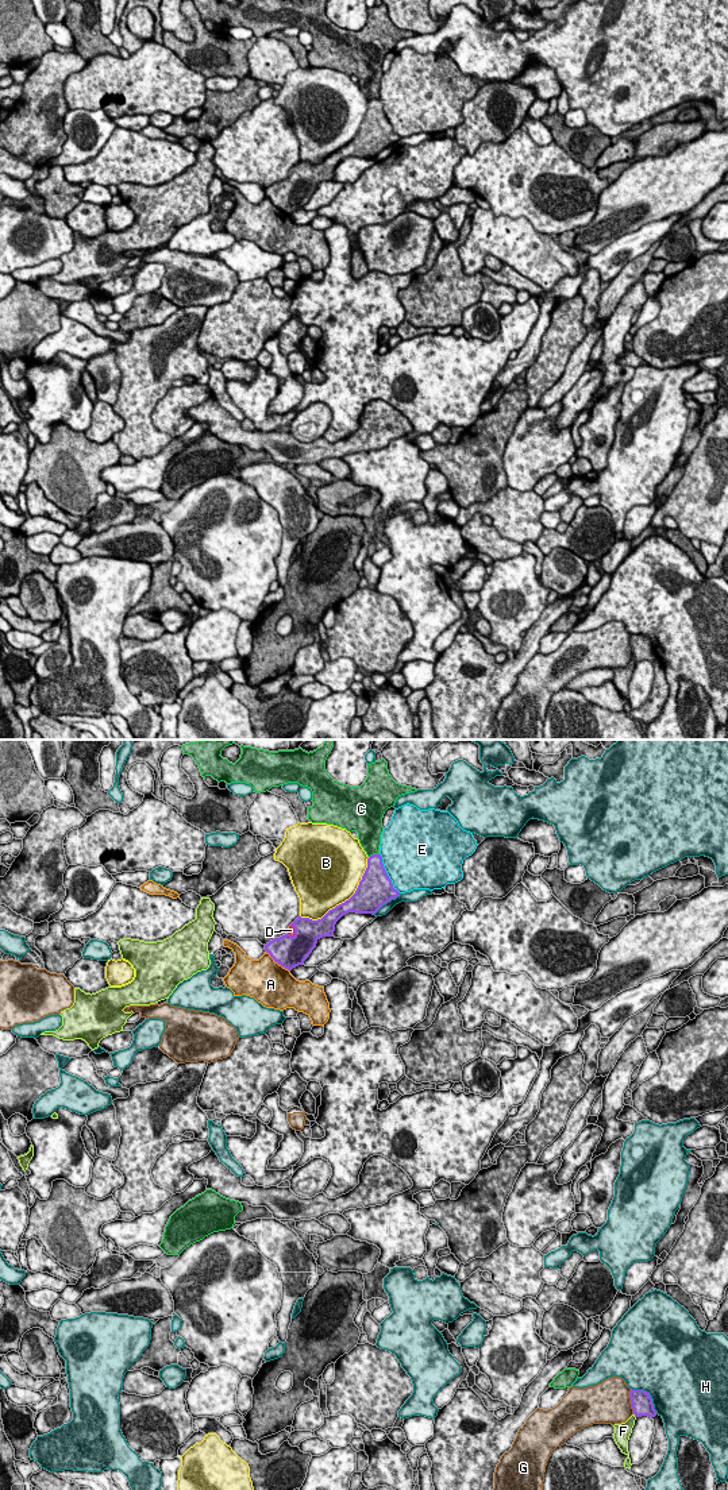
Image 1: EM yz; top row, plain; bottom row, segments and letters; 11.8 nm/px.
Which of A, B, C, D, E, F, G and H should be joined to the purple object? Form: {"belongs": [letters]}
{"belongs": ["D"]}

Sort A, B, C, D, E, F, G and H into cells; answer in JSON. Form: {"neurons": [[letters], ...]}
{"neurons": [["A"], ["B"], ["C"], ["D"], ["E"], ["F"], ["G"], ["H"]]}

